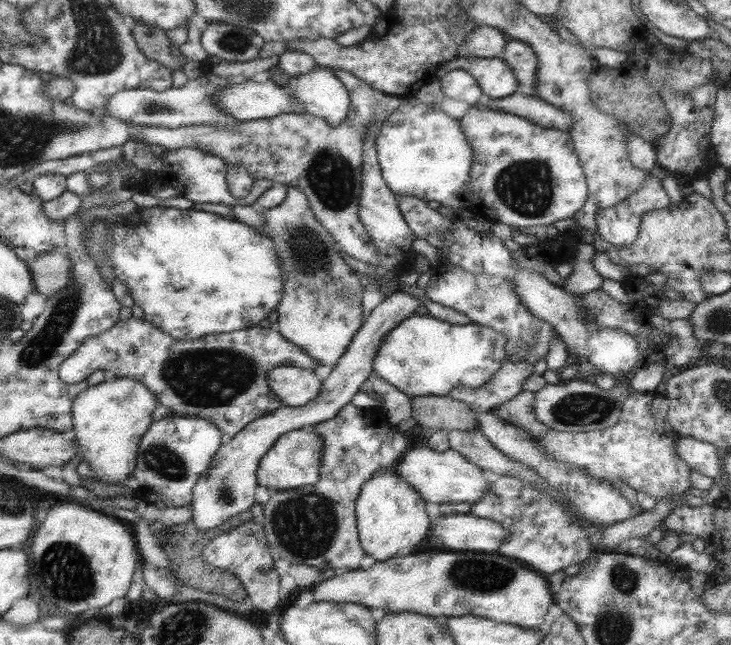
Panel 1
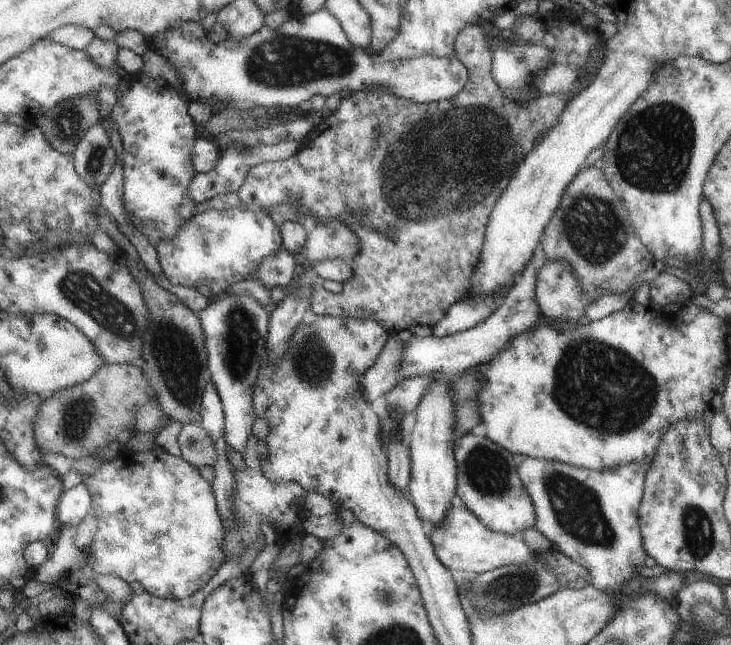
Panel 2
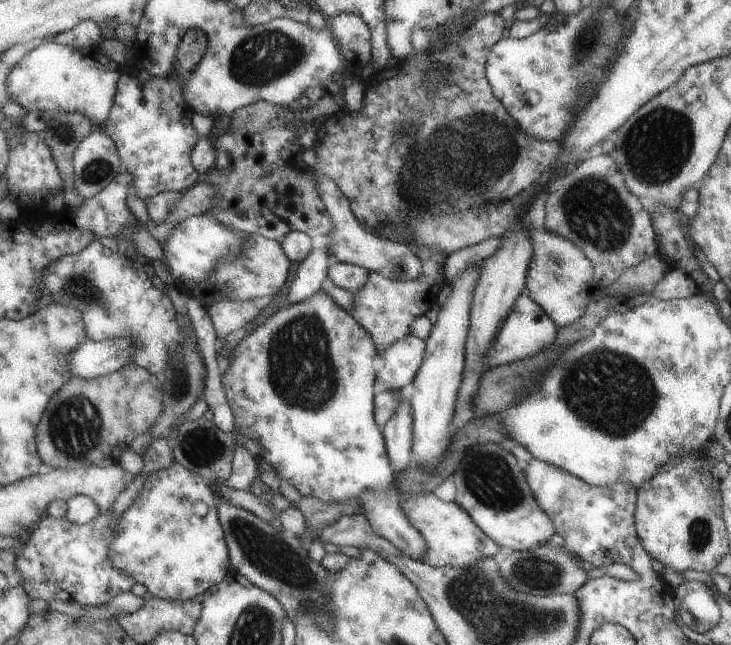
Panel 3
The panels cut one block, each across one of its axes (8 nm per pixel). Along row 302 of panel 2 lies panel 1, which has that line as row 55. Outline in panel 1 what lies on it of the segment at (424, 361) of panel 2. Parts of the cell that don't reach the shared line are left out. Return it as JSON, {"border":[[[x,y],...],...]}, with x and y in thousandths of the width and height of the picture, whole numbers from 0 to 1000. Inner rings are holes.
{"border":[[[696,62],[694,71],[688,74],[685,93],[699,109],[699,115],[707,121],[707,127],[721,136],[724,152],[732,152],[735,149],[735,136],[732,136],[732,121],[735,121],[732,118],[732,105],[735,105],[735,96],[737,93],[735,93],[732,81],[724,74],[724,68]]]}

